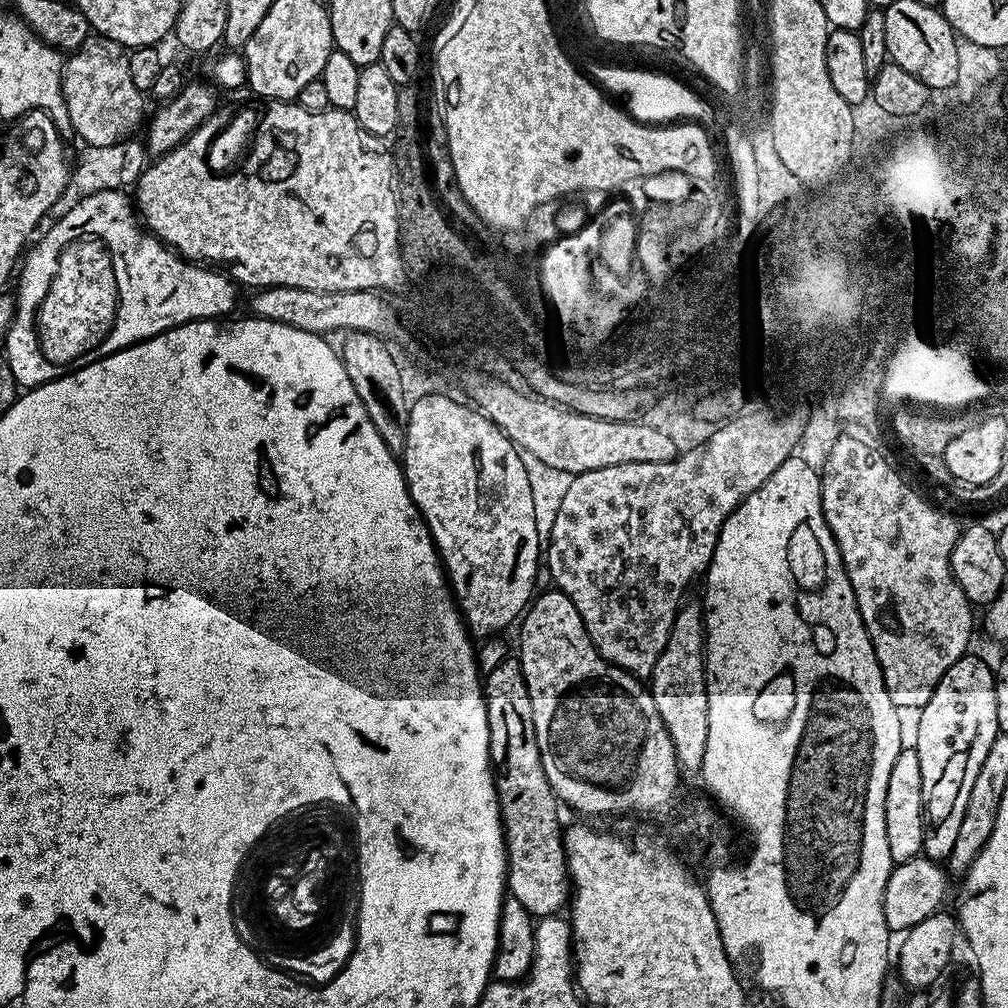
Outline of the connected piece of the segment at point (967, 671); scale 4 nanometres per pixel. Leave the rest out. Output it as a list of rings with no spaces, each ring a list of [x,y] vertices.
[[[966,654],[946,674],[934,690],[930,702],[919,709],[920,721],[916,724],[914,747],[918,754],[918,766],[922,766],[922,802],[924,803],[924,851],[923,855],[937,862],[947,861],[950,850],[954,850],[954,841],[958,839],[958,830],[962,827],[962,814],[966,814],[966,802],[970,802],[970,790],[974,790],[974,778],[978,778],[978,769],[982,767],[990,742],[1000,732],[998,726],[998,702],[996,701],[996,677],[993,669],[988,669],[984,660],[973,654]]]

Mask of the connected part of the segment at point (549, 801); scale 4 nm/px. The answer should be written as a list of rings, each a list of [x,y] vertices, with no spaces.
[[[509,658],[483,677],[484,701],[488,707],[490,728],[490,754],[496,782],[496,797],[500,803],[500,823],[504,825],[504,850],[506,853],[506,888],[511,896],[518,898],[533,918],[555,916],[560,907],[570,900],[568,879],[568,853],[564,851],[565,829],[560,828],[561,805],[556,792],[546,778],[546,770],[540,765],[540,751],[534,734],[534,710],[530,710],[530,694],[522,674],[519,659]]]

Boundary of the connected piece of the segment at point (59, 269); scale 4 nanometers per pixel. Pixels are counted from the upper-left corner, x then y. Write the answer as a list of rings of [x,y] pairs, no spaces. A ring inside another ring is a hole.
[[[73,238],[65,243],[56,259],[38,317],[40,349],[51,364],[62,370],[75,370],[111,347],[110,331],[118,329],[121,291],[118,278],[114,278],[112,255],[101,240]]]

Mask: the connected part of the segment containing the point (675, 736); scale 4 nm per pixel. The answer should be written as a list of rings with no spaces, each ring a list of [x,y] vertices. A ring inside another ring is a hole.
[[[687,601],[676,612],[674,626],[662,654],[648,678],[648,689],[654,698],[654,706],[674,743],[676,761],[681,777],[699,779],[703,773],[706,739],[709,734],[709,696],[705,670],[705,630],[703,605]]]

